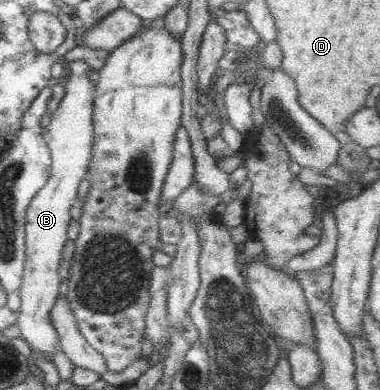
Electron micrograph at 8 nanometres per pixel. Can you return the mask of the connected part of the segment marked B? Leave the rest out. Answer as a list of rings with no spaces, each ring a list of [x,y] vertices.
[[[74,60],[65,68],[65,96],[51,115],[50,124],[45,128],[47,146],[52,158],[51,173],[45,186],[31,199],[25,215],[26,259],[22,283],[18,288],[21,305],[17,312],[16,325],[21,330],[23,342],[43,352],[51,362],[56,348],[59,347],[57,331],[50,317],[50,310],[59,297],[61,277],[57,269],[64,263],[61,252],[68,240],[67,229],[72,219],[70,210],[79,197],[80,183],[86,178],[94,143],[94,86],[88,75],[90,69],[84,60]]]

